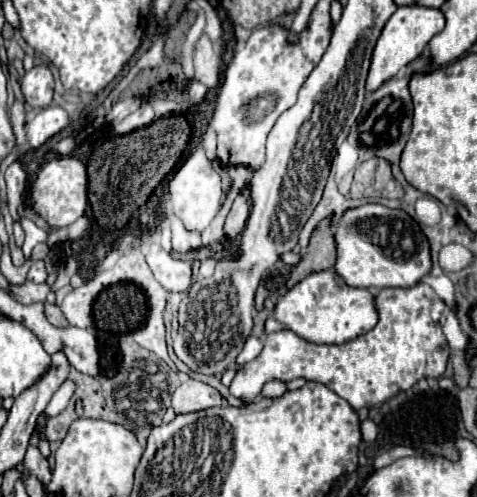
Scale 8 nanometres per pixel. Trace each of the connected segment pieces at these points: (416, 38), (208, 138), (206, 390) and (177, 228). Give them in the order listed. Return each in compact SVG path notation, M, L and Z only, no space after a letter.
M404 5L394 11L390 21L386 23L374 53L372 53L372 65L368 73L366 91L376 91L384 81L394 77L404 65L408 65L412 59L416 59L424 47L430 43L430 39L444 29L444 13L434 7L420 7L420 5Z
M208 127L205 134L202 136L203 146L206 151L206 156L209 161L212 162L215 159L216 145L217 145L217 136L215 131Z
M196 379L184 381L172 393L172 409L178 415L210 409L210 407L216 407L220 403L222 403L222 395L214 387L210 387L202 381L196 381Z
M180 221L172 223L172 249L176 253L188 253L202 247L202 235L198 231L188 231Z

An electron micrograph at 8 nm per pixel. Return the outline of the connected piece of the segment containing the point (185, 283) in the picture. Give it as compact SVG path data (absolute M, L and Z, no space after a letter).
M152 243L146 251L148 267L152 269L156 281L170 293L184 293L192 285L192 265L182 259L168 255L158 243Z

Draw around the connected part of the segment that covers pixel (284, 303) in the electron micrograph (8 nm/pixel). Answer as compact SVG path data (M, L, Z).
M334 269L318 271L294 285L276 301L274 319L302 339L314 343L346 343L362 333L368 333L378 323L378 309L374 309L374 293L370 289L354 289L336 275Z

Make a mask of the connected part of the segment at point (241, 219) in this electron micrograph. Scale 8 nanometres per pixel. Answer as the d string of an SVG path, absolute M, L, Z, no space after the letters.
M244 191L234 199L232 209L230 209L228 217L226 217L226 223L224 223L226 237L236 241L242 235L242 229L246 227L248 217L250 217L250 195Z

